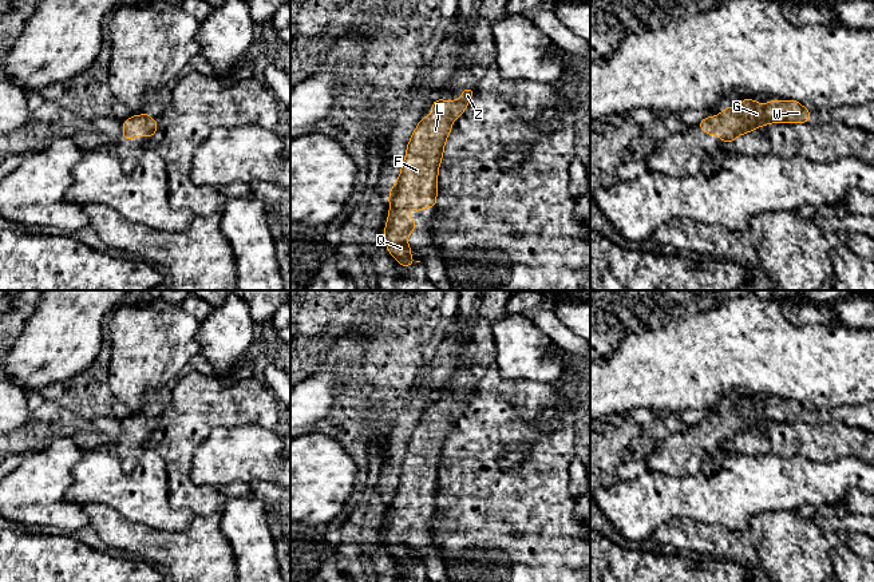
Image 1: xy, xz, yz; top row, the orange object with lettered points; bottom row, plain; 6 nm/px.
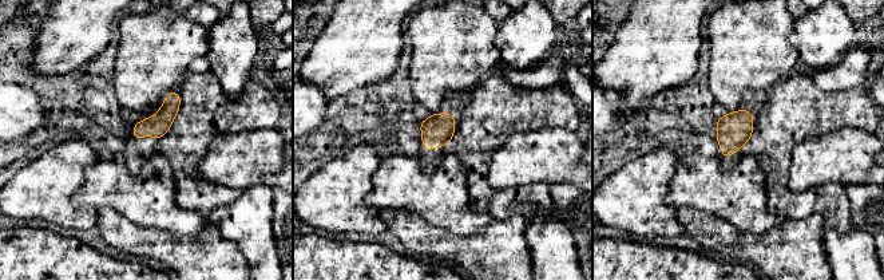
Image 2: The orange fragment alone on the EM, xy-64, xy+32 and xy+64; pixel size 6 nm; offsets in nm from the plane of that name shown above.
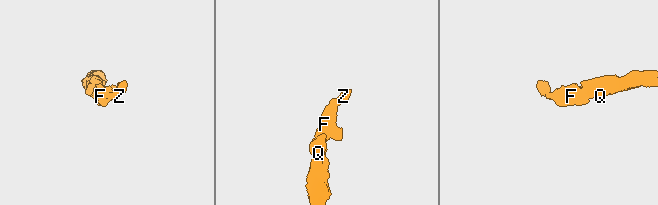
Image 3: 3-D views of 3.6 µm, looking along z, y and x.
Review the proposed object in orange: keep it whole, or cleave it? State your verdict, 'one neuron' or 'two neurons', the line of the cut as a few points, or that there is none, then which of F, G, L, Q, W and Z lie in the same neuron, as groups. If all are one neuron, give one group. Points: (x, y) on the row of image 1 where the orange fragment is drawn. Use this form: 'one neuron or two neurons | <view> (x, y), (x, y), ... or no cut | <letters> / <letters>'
one neuron | no cut | F G L Q W Z

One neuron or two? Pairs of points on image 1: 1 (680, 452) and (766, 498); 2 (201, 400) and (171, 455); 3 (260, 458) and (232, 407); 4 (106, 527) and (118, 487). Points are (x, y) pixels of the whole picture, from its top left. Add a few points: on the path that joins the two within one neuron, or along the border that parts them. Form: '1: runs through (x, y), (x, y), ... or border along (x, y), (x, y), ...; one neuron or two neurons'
1: border along (699, 456), (697, 464), (692, 471), (668, 475); two neurons
2: runs through (196, 414), (178, 434), (176, 442); one neuron
3: border along (249, 423), (233, 427), (216, 427), (210, 432); two neurons
4: border along (84, 505), (105, 503), (111, 507); two neurons

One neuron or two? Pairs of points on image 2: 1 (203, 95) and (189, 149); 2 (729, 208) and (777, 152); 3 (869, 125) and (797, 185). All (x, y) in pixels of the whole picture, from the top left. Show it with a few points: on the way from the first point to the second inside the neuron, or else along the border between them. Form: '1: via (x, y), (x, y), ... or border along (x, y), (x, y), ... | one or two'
1: via (202, 109), (202, 117), (189, 135) | one
2: border along (757, 160), (765, 176), (766, 200) | two
3: border along (831, 130), (851, 127), (863, 129), (869, 133) | two

